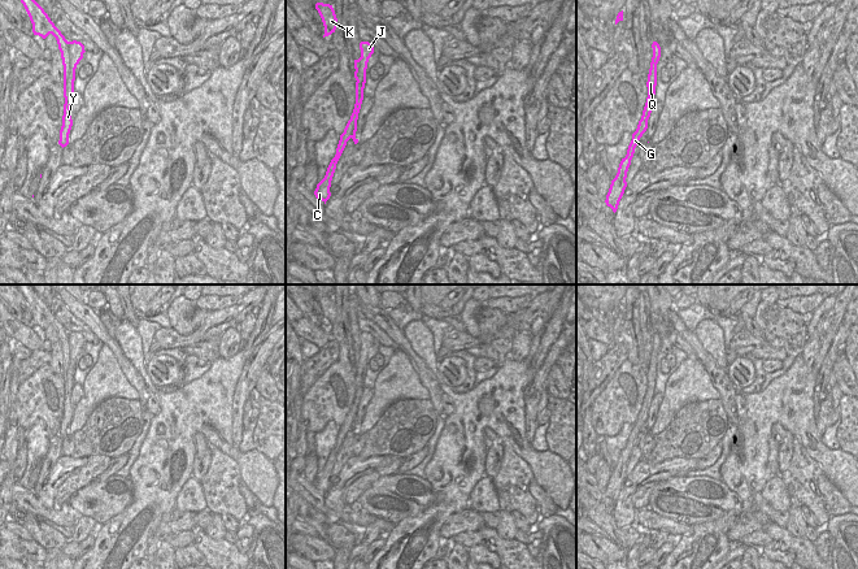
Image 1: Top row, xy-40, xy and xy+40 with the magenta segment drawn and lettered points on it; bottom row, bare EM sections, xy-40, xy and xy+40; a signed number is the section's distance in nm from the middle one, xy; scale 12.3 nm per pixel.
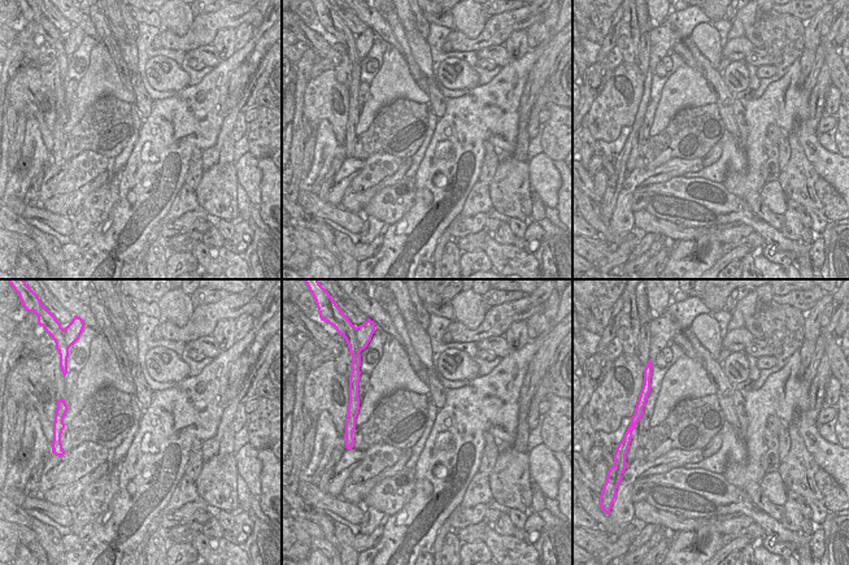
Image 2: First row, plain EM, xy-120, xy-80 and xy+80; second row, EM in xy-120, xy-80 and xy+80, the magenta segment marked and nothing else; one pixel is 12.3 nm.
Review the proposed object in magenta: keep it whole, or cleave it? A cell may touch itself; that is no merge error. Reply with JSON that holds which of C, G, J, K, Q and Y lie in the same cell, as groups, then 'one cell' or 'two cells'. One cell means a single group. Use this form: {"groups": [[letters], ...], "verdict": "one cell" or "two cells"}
{"groups": [["C", "G", "J", "Q"], ["K", "Y"]], "verdict": "two cells"}

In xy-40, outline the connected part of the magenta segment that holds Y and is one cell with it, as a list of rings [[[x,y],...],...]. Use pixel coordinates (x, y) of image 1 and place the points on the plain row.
[[[17,284],[18,290],[23,295],[30,312],[32,314],[34,326],[39,326],[45,330],[49,325],[52,325],[58,335],[58,340],[61,343],[62,356],[64,356],[64,407],[62,407],[62,417],[60,421],[60,431],[58,435],[64,439],[69,435],[69,425],[73,417],[73,411],[70,405],[71,388],[74,386],[74,374],[69,368],[70,364],[70,343],[69,343],[69,333],[61,325],[61,322],[55,317],[44,300],[34,291],[31,284]]]

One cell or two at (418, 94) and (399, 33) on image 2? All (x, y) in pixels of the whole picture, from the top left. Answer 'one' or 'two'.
two

